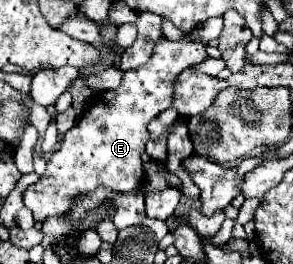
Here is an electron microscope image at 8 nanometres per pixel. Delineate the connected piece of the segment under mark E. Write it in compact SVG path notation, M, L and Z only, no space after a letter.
M189 34L181 40L161 38L155 44L149 62L127 70L117 90L95 94L81 120L65 132L59 152L47 160L45 176L23 192L23 202L33 212L33 218L43 222L49 216L59 216L71 208L73 196L87 194L101 184L119 192L137 190L145 182L141 152L149 140L147 126L159 112L171 106L171 86L177 74L207 58L205 48L207 44L195 42Z

